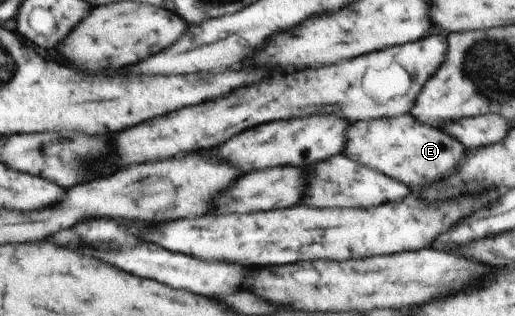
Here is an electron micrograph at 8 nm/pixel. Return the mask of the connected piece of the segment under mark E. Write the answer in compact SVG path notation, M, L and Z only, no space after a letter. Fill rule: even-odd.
M403 115L393 119L373 119L373 121L355 121L347 129L345 155L357 163L381 171L405 185L423 187L438 183L437 179L446 178L455 171L456 165L464 159L467 150L453 136L441 129L421 125L415 117Z

